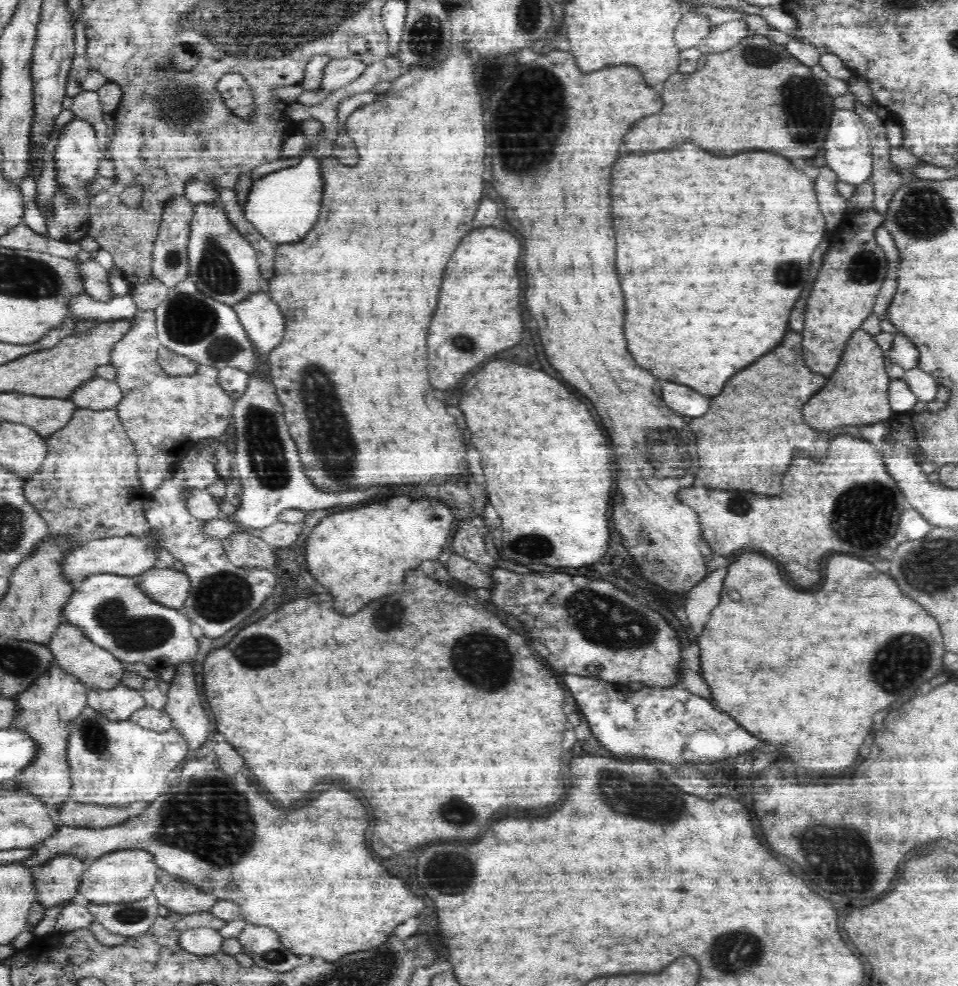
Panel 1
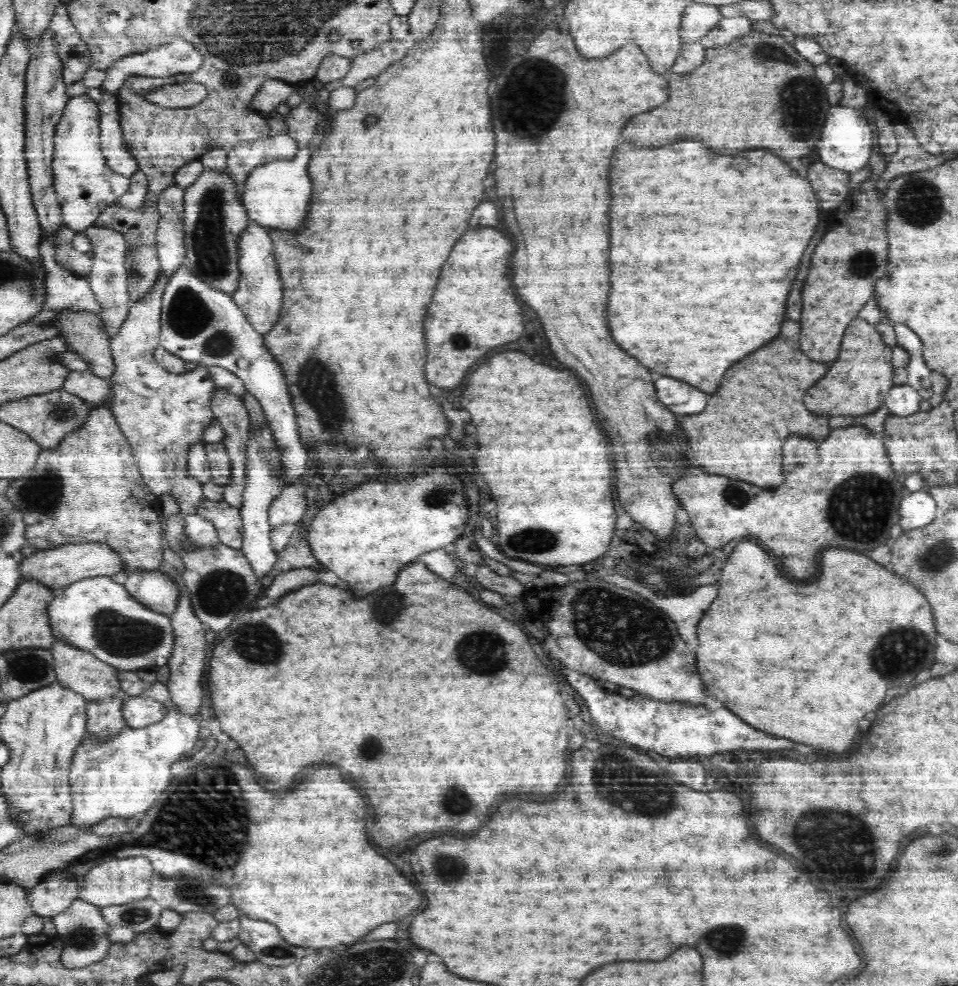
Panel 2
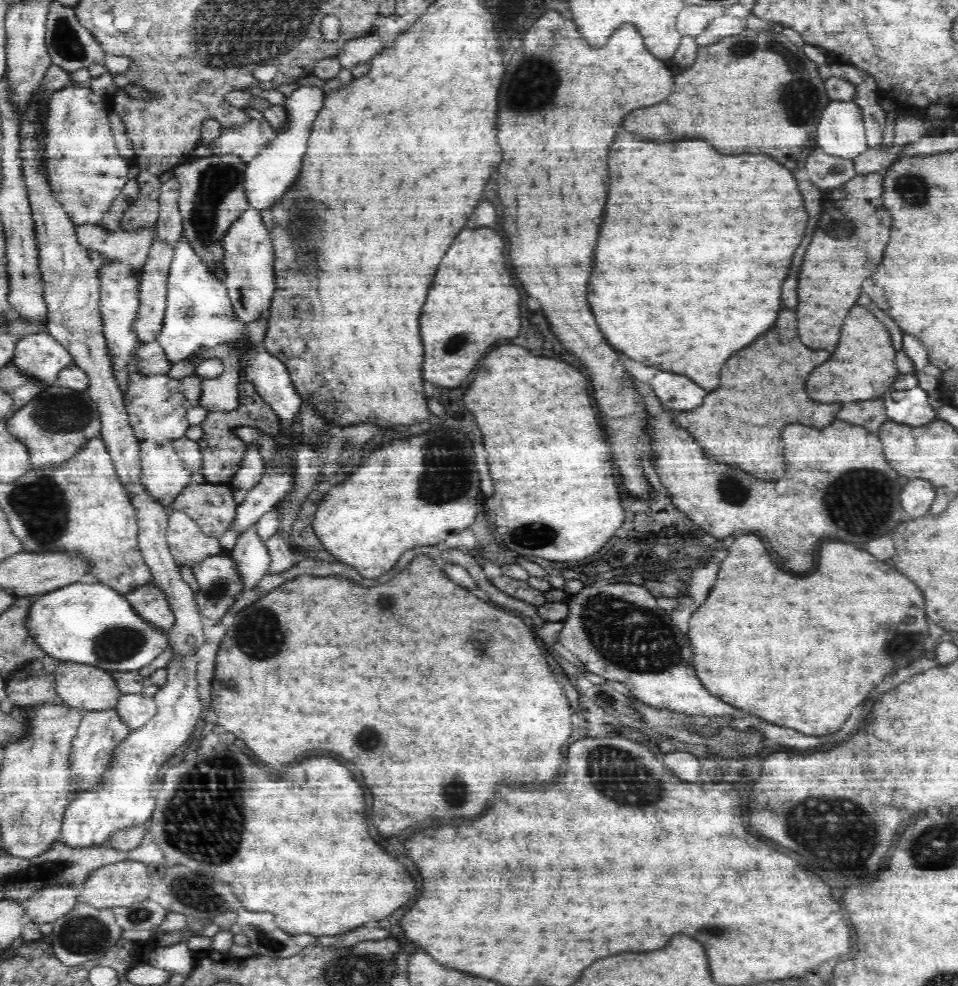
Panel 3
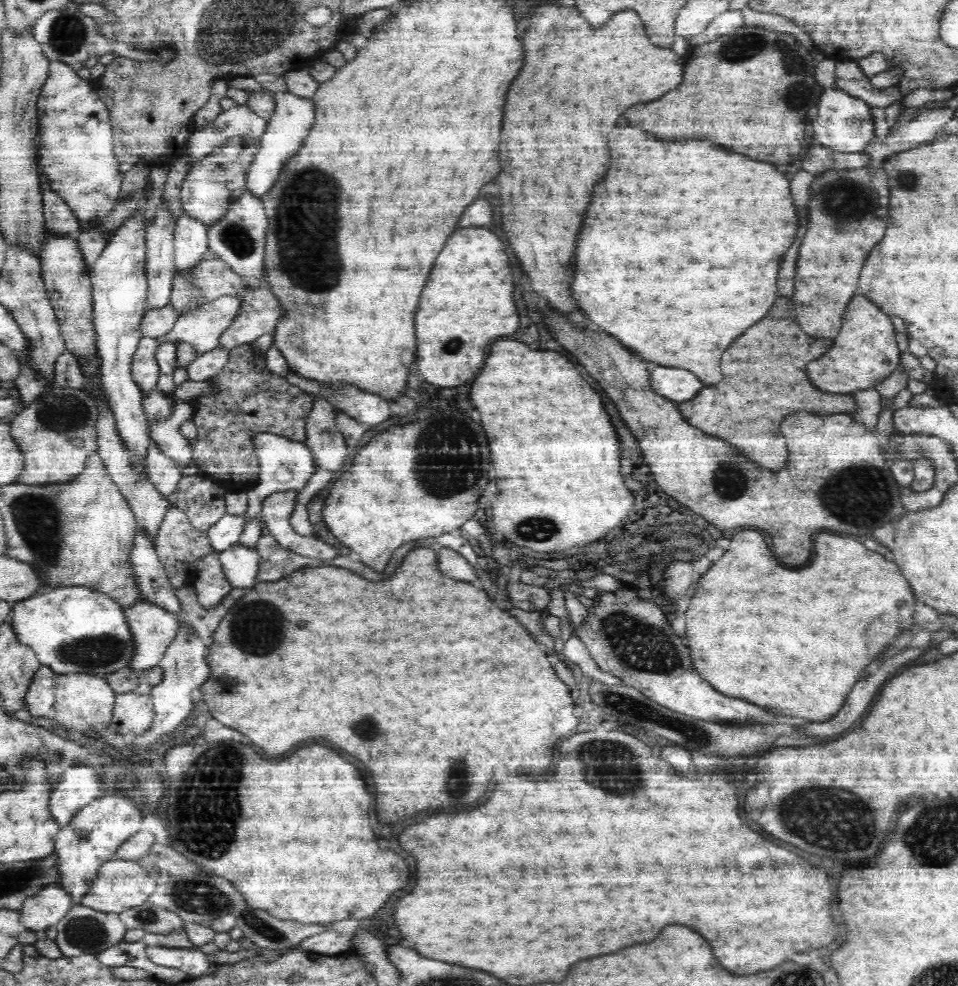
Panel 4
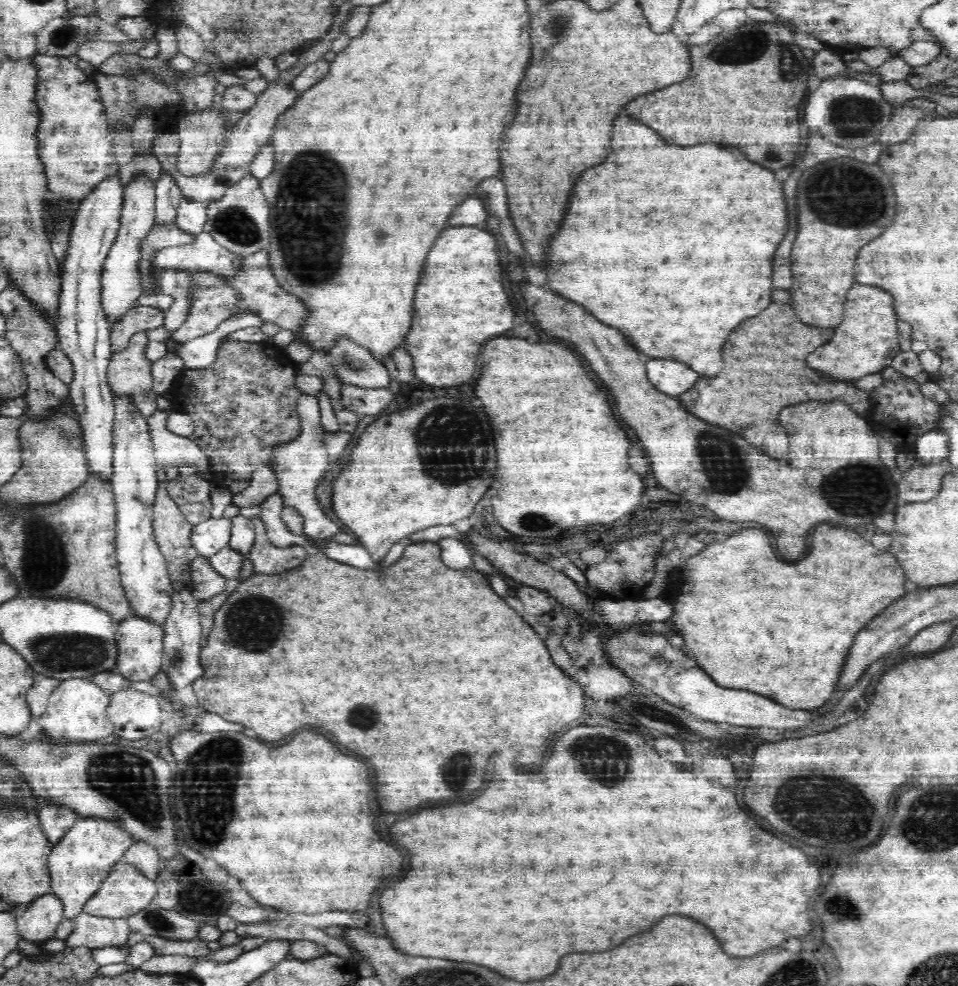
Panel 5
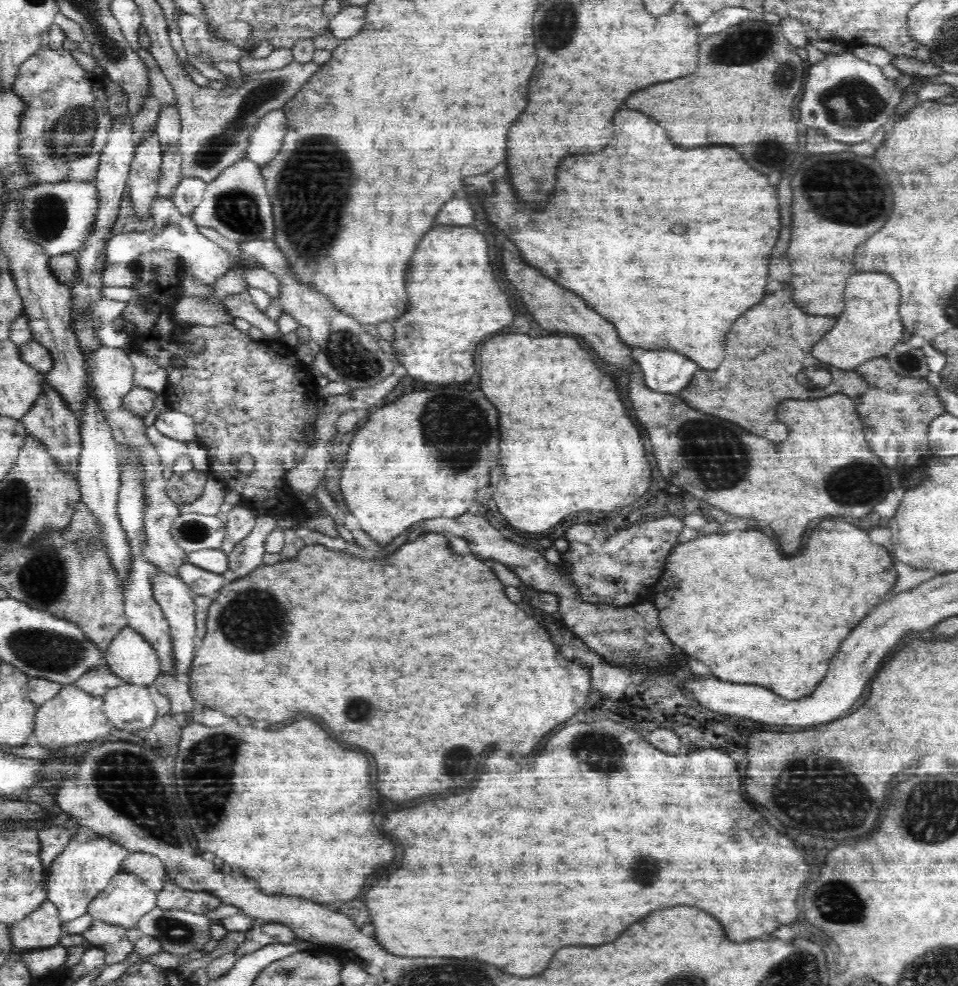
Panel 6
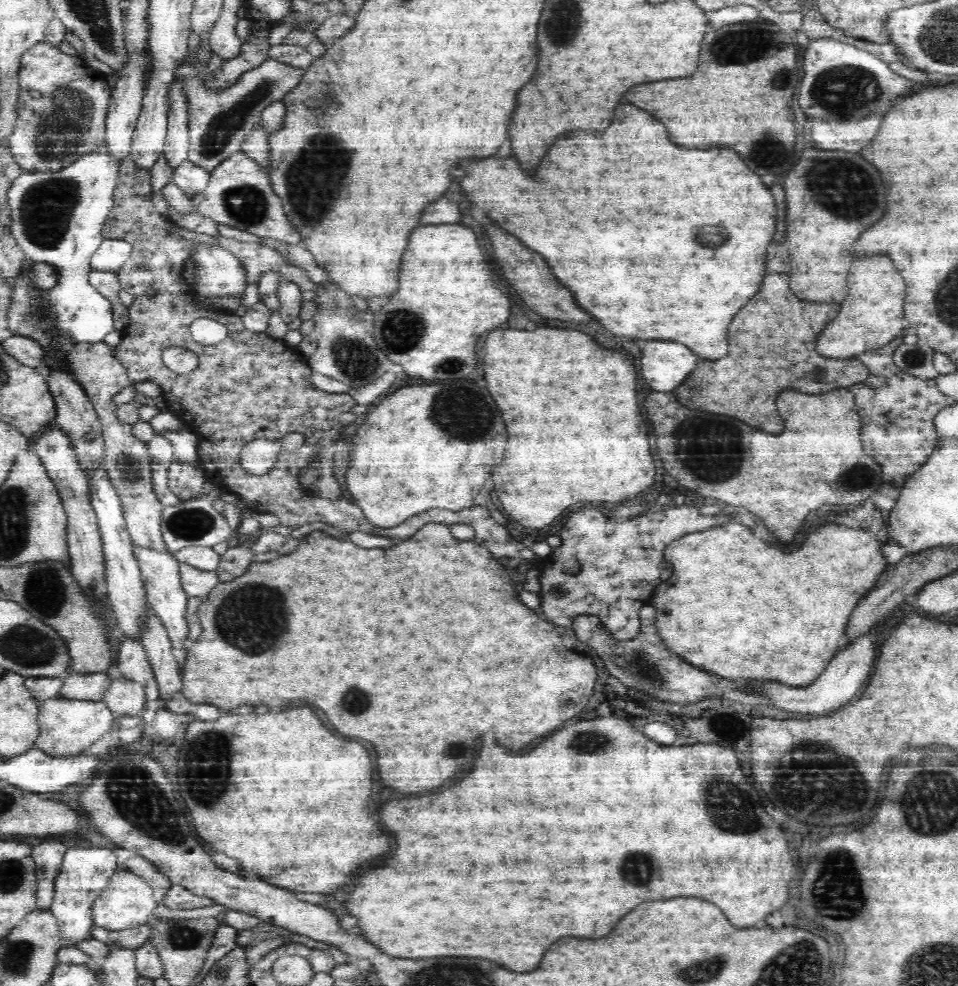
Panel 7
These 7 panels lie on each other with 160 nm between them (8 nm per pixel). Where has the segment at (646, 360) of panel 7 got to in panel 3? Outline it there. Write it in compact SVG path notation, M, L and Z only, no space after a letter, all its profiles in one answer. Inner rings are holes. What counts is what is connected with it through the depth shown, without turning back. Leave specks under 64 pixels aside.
M658 372L649 382L663 406L680 411L698 408L708 394L686 376L672 372Z

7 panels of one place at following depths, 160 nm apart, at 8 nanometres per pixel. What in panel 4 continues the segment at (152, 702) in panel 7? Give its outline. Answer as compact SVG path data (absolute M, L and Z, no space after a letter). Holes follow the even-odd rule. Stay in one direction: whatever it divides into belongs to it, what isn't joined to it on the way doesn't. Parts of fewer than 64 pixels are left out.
M139 600L133 607L124 609L124 619L126 619L128 631L132 635L132 658L126 668L139 676L147 670L159 666L159 662L178 630L177 617L156 605Z

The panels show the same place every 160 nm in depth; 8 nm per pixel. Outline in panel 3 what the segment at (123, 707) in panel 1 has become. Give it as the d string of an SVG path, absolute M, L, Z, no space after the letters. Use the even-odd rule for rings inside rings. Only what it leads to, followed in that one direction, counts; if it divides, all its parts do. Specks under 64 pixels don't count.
M106 709L103 711L82 711L83 718L72 740L72 750L68 754L68 767L72 771L72 780L70 780L70 787L72 787L72 795L69 801L73 799L74 795L78 795L80 791L87 790L90 787L96 787L100 784L102 774L113 761L113 752L115 748L127 738L130 734L130 728L122 722L116 709Z

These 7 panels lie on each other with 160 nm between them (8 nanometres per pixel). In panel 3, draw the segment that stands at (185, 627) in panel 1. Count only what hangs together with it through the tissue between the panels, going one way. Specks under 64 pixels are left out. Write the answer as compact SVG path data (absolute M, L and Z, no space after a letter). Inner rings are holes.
M76 582L35 597L25 626L46 655L59 662L88 664L110 672L140 670L168 646L166 631L142 619L125 595L103 583Z

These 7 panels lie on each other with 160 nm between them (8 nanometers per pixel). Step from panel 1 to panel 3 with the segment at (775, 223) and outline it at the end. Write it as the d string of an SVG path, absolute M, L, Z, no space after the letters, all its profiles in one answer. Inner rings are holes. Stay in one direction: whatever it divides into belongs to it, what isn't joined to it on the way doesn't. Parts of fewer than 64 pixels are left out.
M628 132L616 136L610 148L608 166L610 166L610 178L612 178L610 192L608 192L608 206L604 212L604 222L602 222L602 230L598 238L594 272L588 284L588 302L598 320L598 326L604 332L606 340L616 350L622 350L626 356L638 362L644 362L646 366L656 366L656 368L662 366L660 370L666 370L666 372L668 370L680 372L688 376L690 380L694 380L696 384L700 384L702 388L714 390L720 386L720 380L718 380L720 370L726 364L728 356L732 356L732 352L738 352L740 348L746 348L748 344L752 344L752 340L756 340L756 336L762 336L766 328L772 328L772 324L776 324L776 314L780 312L780 292L776 288L778 286L782 288L790 272L792 256L804 238L806 222L808 222L808 212L804 208L804 200L800 196L796 178L792 176L788 168L784 168L782 164L778 164L776 160L764 154L728 156L728 154L716 152L706 140L682 140L682 142L662 144L662 142L652 142L652 140L640 140L638 136L628 134ZM726 220L730 220L730 224L734 220L734 228L738 224L738 230L726 230Z

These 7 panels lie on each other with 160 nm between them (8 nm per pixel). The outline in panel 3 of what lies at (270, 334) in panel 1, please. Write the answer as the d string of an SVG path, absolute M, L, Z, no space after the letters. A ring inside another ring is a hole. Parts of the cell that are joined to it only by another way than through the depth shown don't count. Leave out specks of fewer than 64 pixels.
M249 206L240 214L240 218L228 228L221 243L224 243L225 271L224 288L228 289L228 298L232 303L232 312L242 322L254 322L260 314L268 315L272 296L276 290L274 275L274 250L272 239L263 221L260 210Z

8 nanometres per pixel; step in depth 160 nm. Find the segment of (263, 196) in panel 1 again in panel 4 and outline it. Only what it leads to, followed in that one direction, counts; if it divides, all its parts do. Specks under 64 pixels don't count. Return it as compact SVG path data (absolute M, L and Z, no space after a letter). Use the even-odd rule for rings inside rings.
M276 92L274 97L276 108L267 120L266 130L261 136L260 150L247 172L247 189L260 196L274 186L280 174L280 168L284 166L288 156L292 156L300 148L314 120L314 107L310 99L299 98L288 92Z

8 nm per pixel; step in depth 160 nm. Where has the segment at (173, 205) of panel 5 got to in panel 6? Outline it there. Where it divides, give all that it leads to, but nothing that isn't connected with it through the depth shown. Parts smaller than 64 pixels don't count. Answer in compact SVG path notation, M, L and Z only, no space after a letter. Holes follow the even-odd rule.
M178 141L163 146L163 161L157 190L160 196L170 198L173 195L176 184L183 176L182 163L183 154Z

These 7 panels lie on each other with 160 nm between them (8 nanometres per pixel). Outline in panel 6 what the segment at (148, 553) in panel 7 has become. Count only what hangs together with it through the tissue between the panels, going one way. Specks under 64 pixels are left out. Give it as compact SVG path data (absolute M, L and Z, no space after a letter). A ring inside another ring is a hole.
M155 564L154 571L151 577L152 597L160 605L166 620L169 622L177 660L177 672L188 675L196 649L196 645L193 643L196 634L194 603L192 602L194 594L190 592L178 574L166 573L161 566L155 566Z

